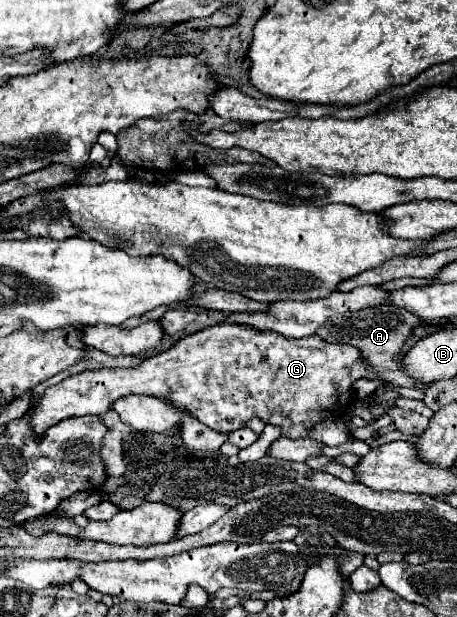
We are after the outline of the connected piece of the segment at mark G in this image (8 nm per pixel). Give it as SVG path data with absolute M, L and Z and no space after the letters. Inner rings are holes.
M223 322L181 338L173 348L149 356L133 368L103 368L69 376L55 386L49 386L33 404L29 414L33 430L43 434L59 420L85 414L105 414L111 410L113 402L123 396L149 394L187 408L199 422L221 434L231 434L239 428L245 428L249 420L259 418L263 424L277 426L285 438L305 438L315 424L323 420L339 420L347 414L347 408L353 400L353 384L359 378L375 380L375 368L371 368L371 364L367 364L361 358L361 352L351 344L325 342L317 334L305 338L285 338L277 336L277 332L263 332L255 330L253 326Z

